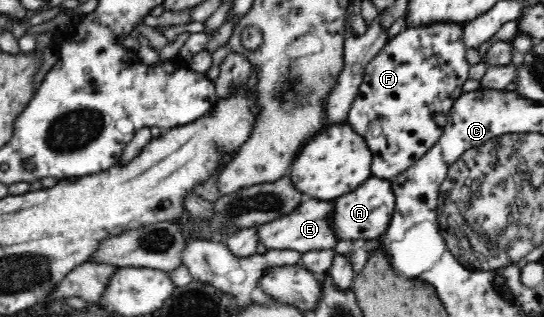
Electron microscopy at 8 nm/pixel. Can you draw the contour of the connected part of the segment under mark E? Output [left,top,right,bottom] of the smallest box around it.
[258,198,339,253]

